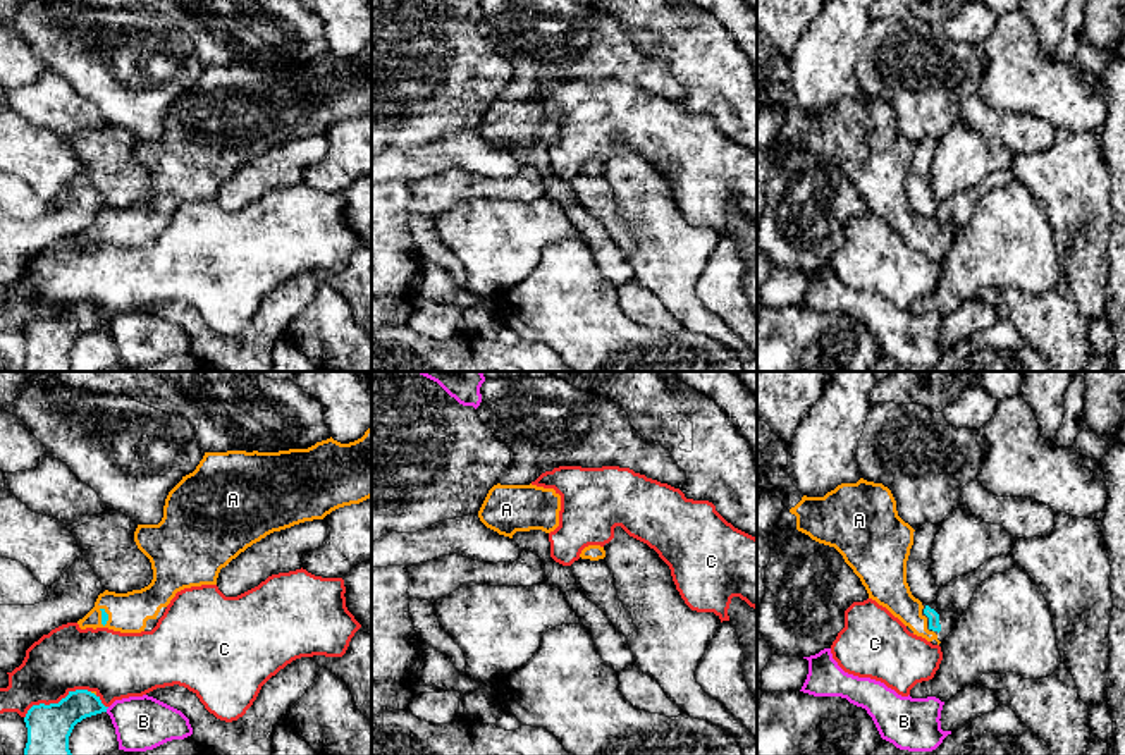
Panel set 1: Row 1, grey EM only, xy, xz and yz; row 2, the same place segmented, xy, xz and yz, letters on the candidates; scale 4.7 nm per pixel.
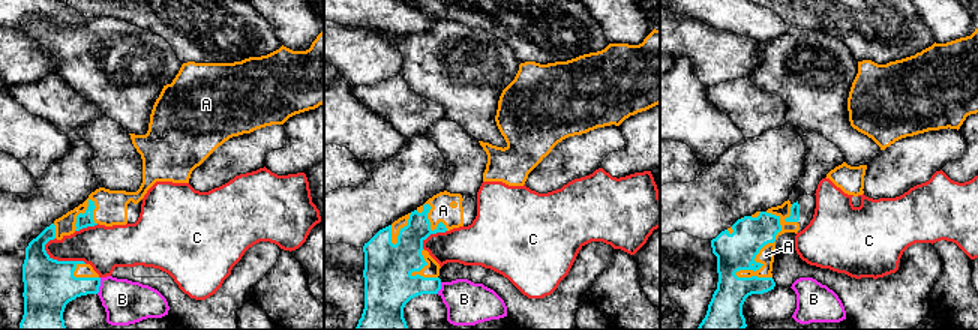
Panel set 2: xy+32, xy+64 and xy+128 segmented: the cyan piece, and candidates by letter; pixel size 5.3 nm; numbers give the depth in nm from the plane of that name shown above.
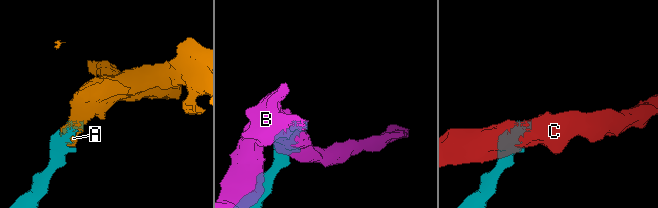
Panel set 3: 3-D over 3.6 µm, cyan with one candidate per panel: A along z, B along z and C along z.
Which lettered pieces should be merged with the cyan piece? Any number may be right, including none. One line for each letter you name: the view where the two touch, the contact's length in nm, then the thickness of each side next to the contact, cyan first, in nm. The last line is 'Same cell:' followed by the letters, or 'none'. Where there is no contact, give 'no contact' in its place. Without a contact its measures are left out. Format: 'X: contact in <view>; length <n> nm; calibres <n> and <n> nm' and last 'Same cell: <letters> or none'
A: contact in xy; length 100 nm; calibres 30 and 190 nm
Same cell: A

